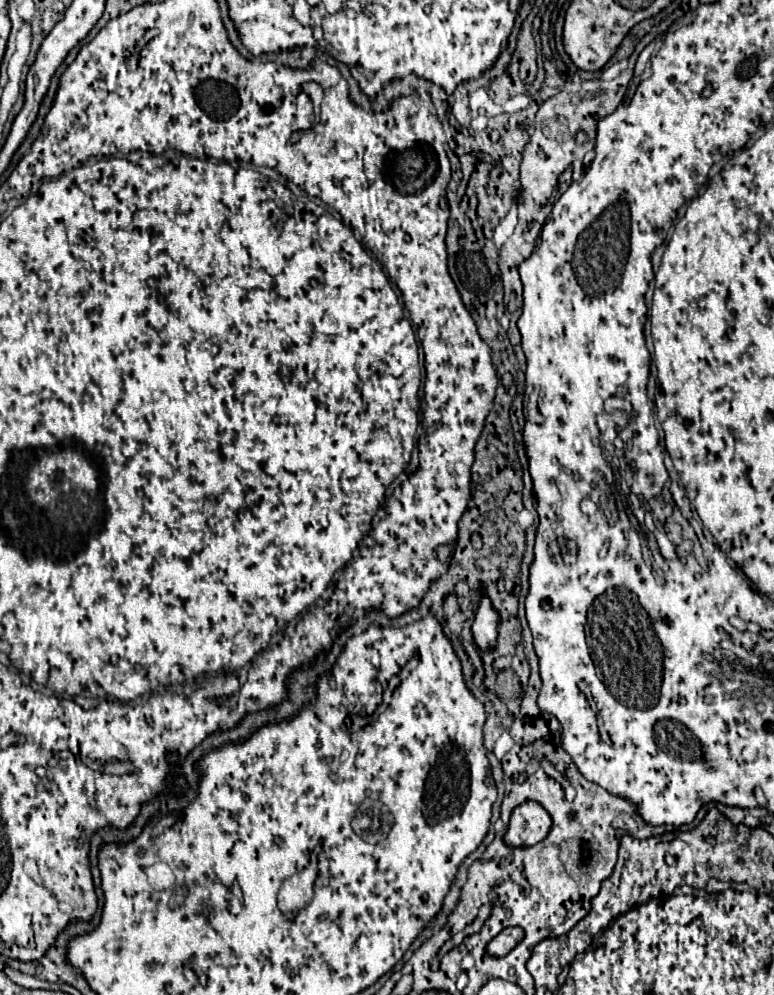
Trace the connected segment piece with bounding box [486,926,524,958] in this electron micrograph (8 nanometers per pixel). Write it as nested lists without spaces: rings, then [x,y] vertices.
[[[514,926],[514,928],[504,928],[496,938],[492,938],[492,940],[488,942],[486,952],[488,952],[490,956],[496,956],[496,958],[506,956],[522,938],[524,938],[524,930],[522,930],[522,928],[518,928],[518,926]]]

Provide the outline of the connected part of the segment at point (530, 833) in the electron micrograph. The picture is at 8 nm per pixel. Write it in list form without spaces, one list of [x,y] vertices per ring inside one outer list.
[[[524,802],[510,816],[504,842],[512,848],[528,848],[538,844],[550,832],[550,816],[538,802]]]

